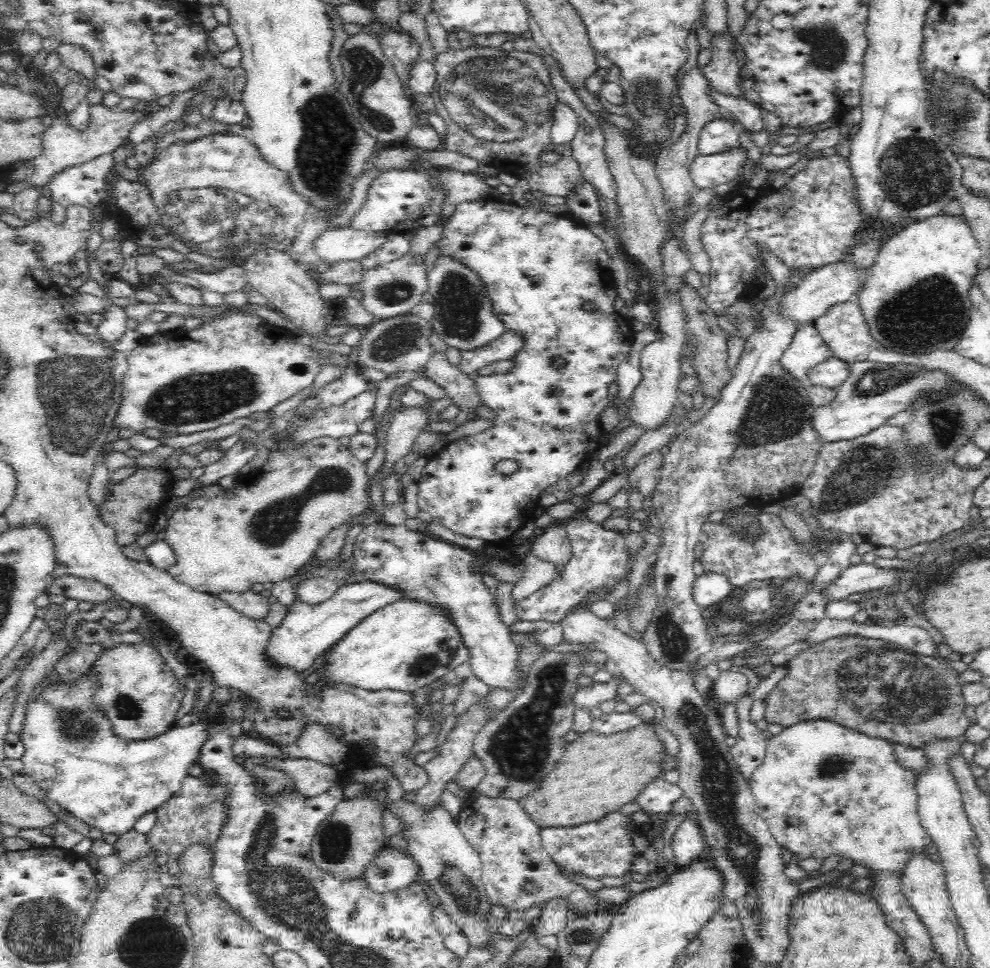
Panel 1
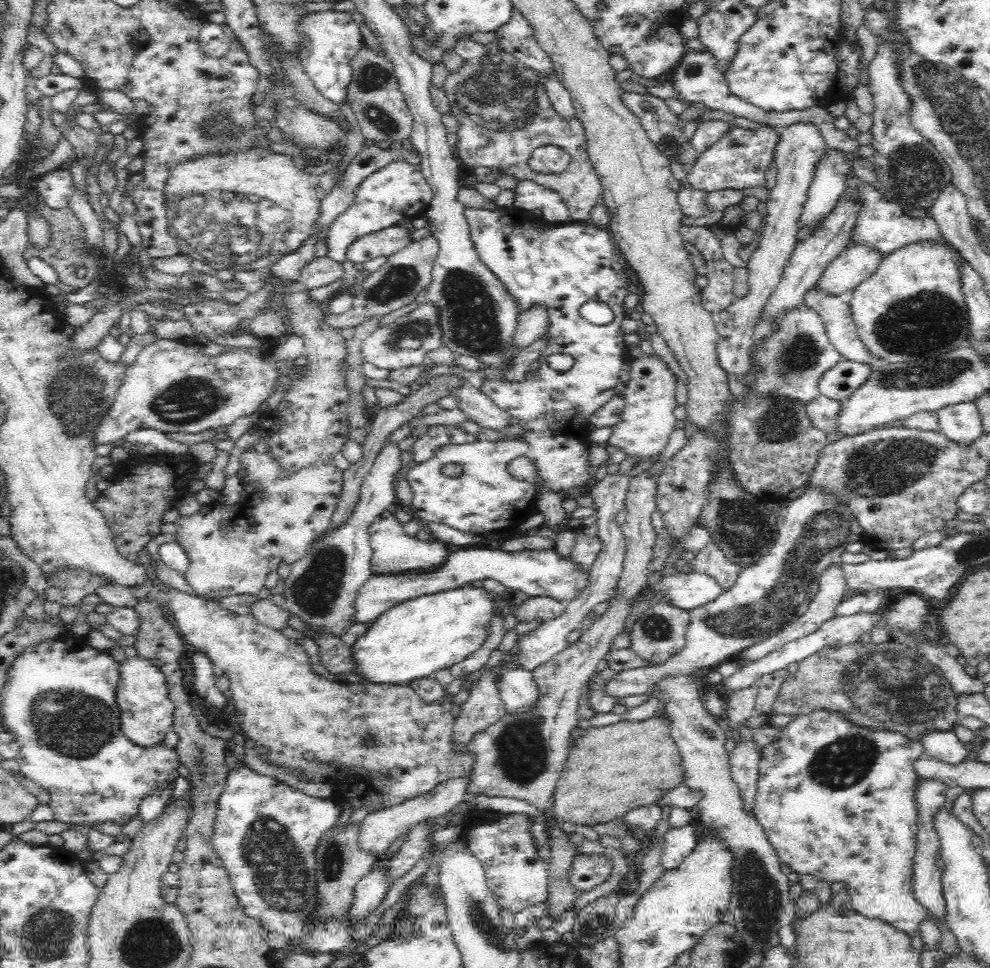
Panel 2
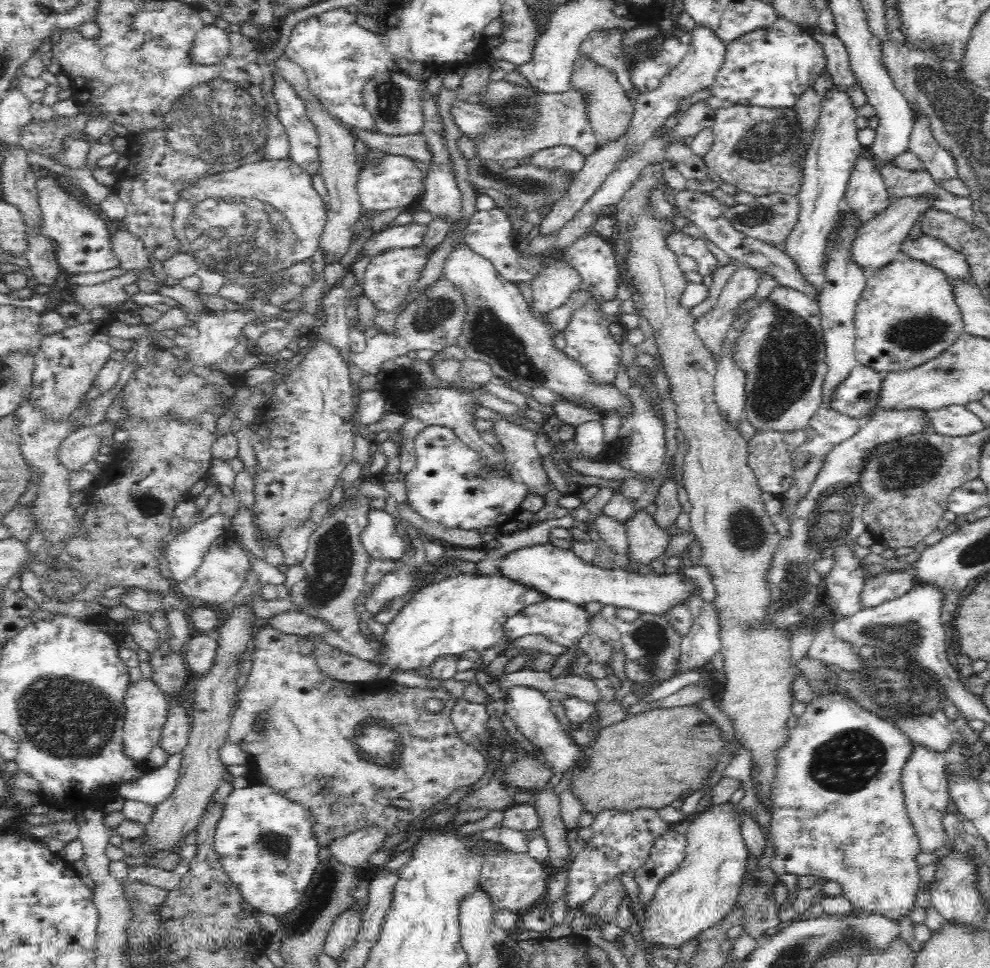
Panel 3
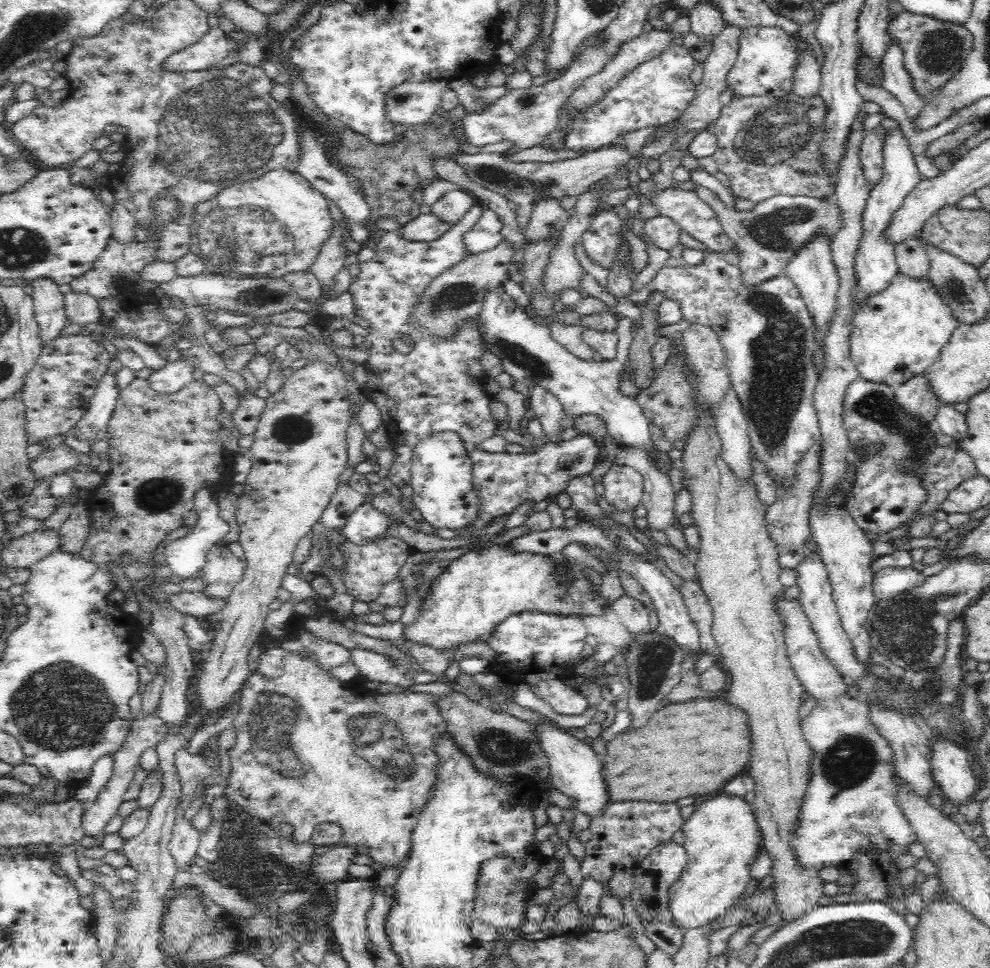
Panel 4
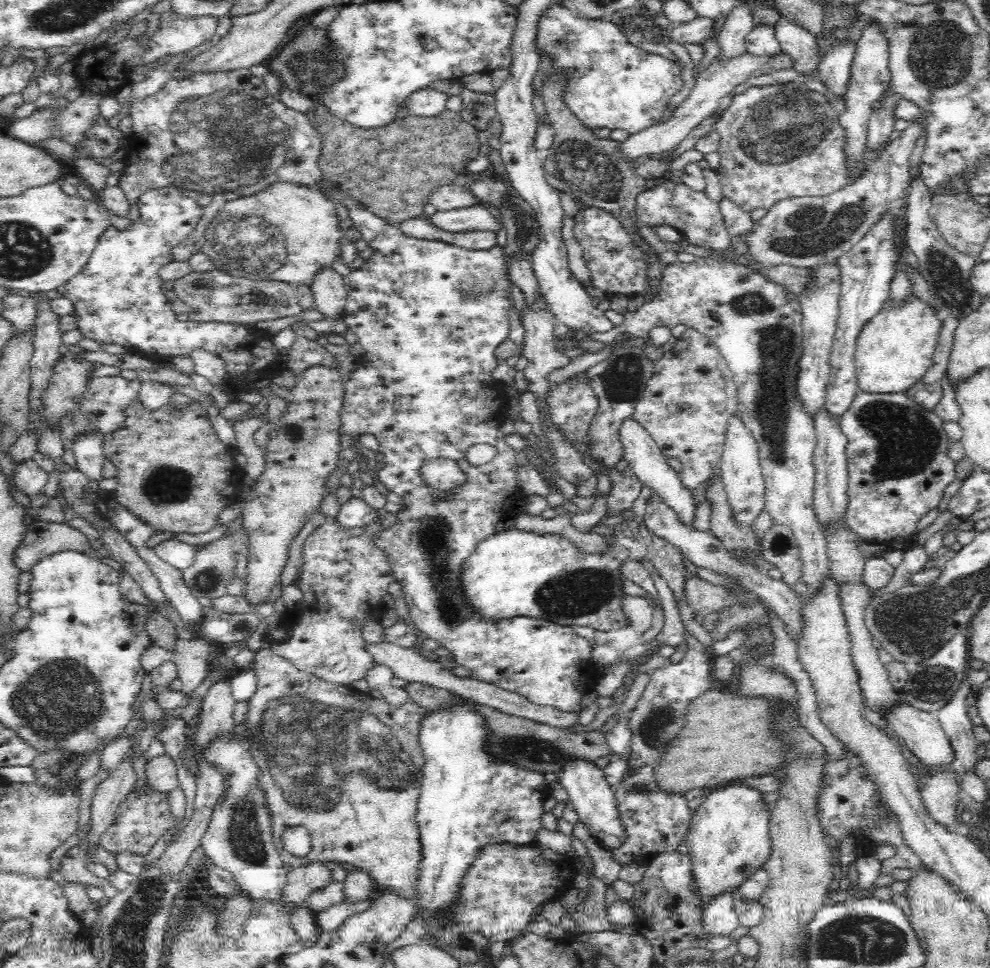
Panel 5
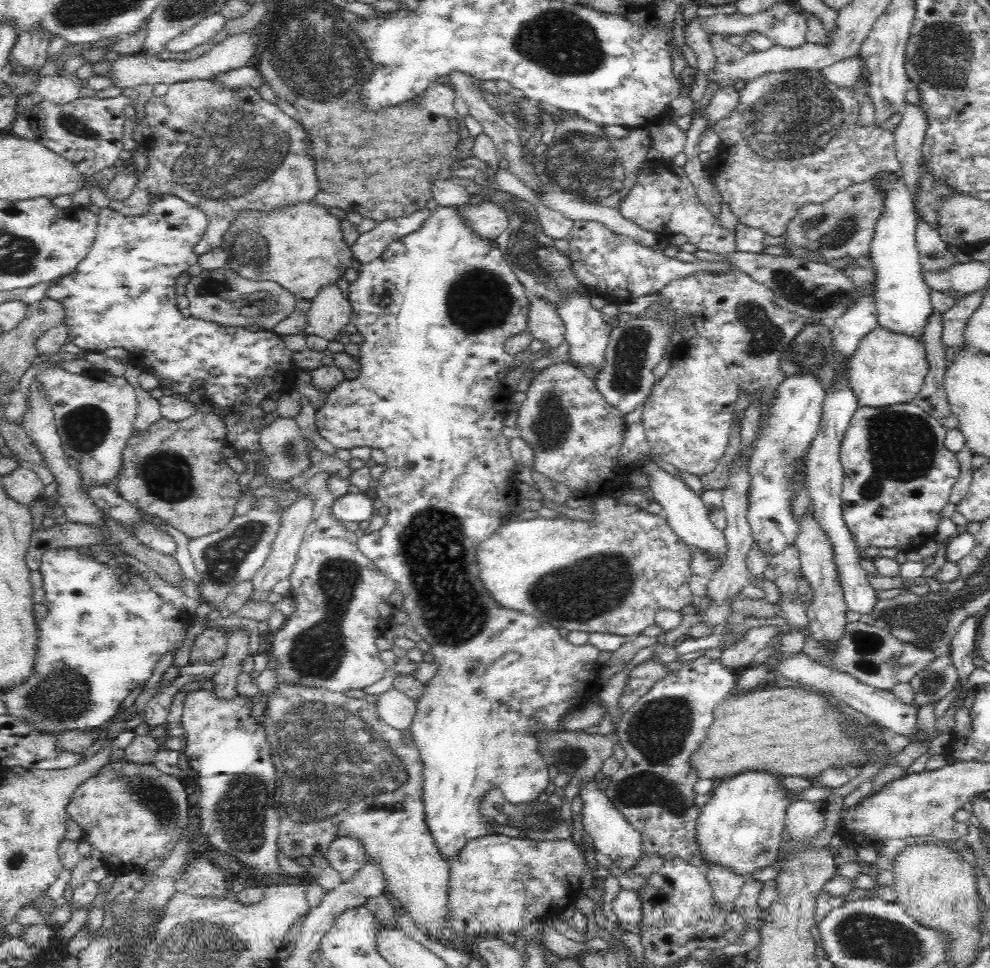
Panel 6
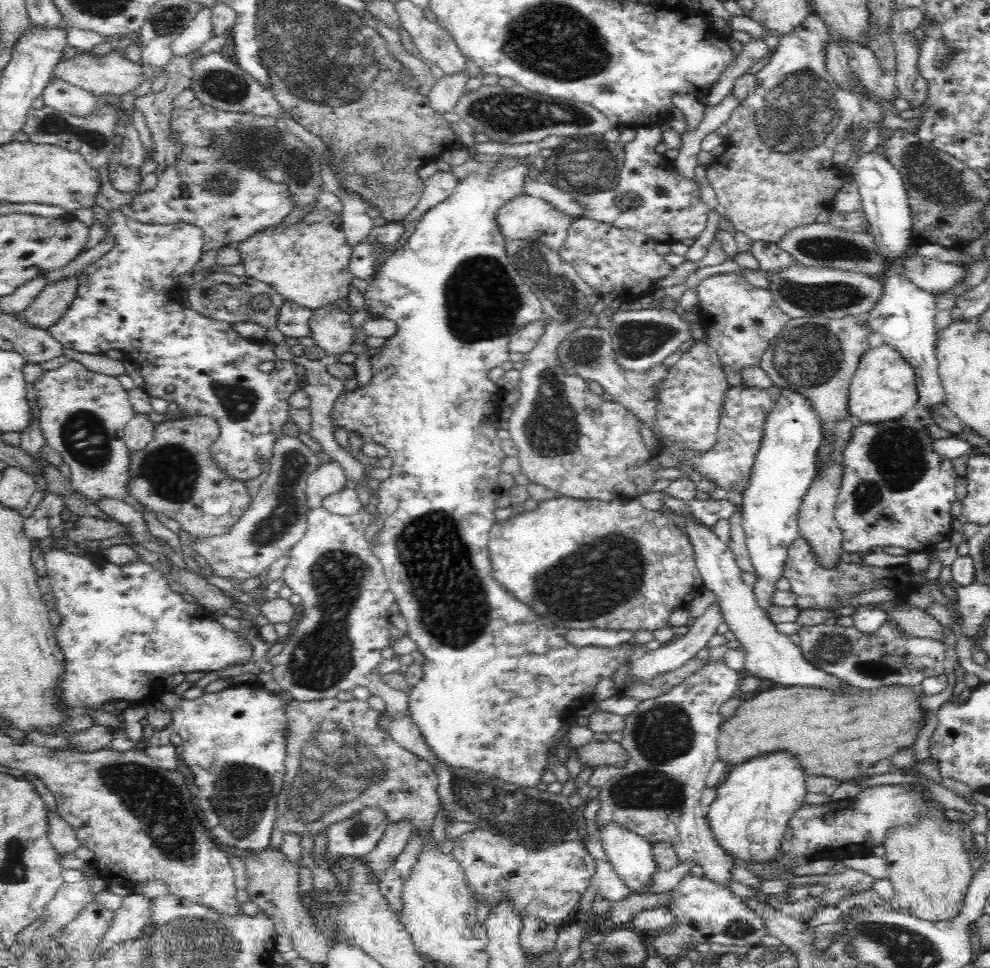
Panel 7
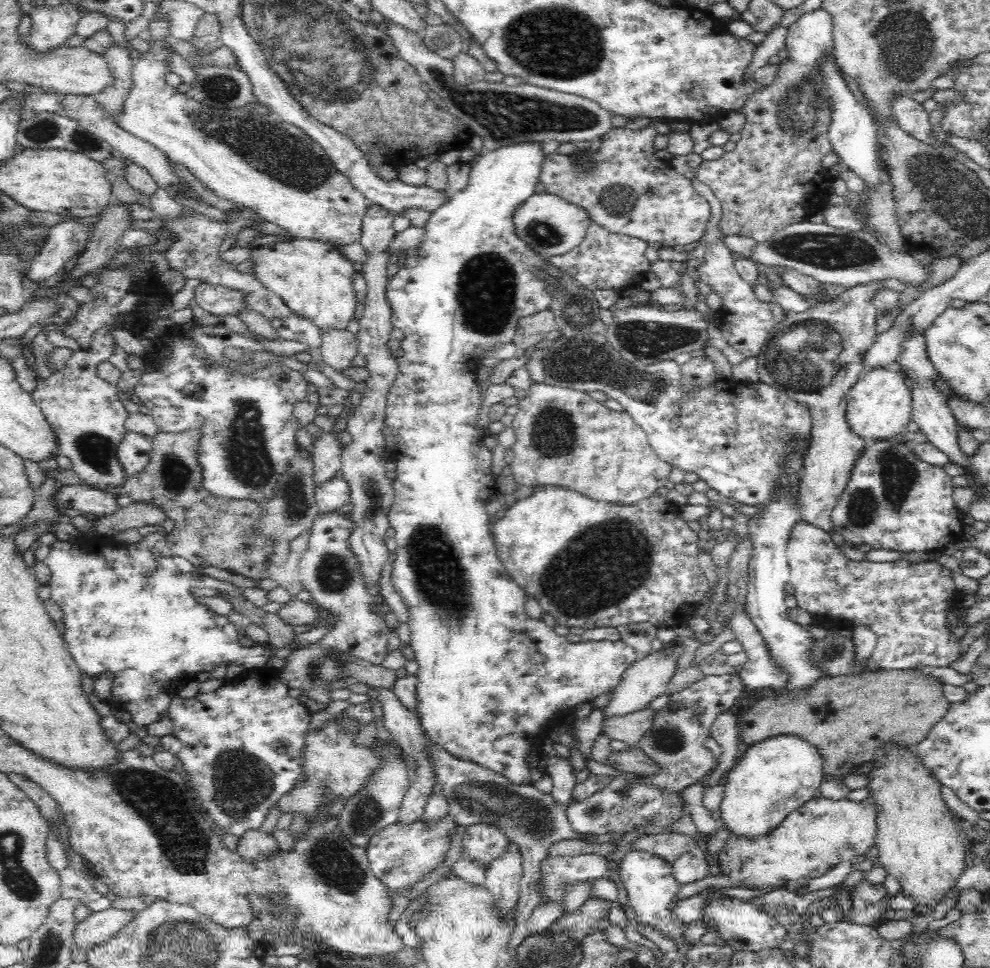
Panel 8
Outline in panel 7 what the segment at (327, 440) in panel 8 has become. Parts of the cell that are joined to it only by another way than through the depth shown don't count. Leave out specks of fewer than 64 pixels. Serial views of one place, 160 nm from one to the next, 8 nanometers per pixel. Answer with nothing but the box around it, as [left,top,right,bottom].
[305,462,351,513]

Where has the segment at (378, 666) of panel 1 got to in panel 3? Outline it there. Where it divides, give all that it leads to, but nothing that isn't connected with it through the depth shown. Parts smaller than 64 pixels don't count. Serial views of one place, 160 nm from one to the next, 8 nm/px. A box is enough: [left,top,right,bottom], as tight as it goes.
[376,572,546,673]

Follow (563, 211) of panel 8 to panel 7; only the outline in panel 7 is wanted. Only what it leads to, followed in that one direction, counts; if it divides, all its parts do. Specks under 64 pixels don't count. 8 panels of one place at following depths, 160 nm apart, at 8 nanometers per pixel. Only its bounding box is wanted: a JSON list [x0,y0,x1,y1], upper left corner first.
[493,194,572,251]

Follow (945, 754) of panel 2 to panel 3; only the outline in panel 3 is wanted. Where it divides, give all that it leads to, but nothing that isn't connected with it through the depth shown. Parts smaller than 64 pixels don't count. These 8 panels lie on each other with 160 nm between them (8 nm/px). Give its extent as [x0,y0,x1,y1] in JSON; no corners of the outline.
[894,711,962,754]

